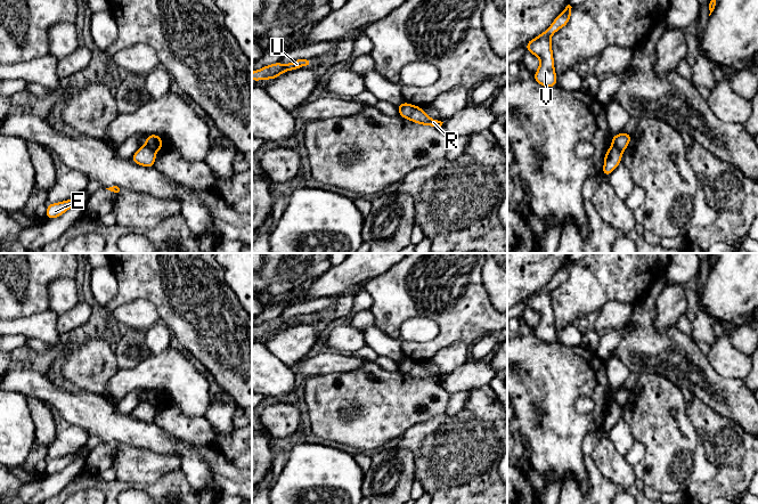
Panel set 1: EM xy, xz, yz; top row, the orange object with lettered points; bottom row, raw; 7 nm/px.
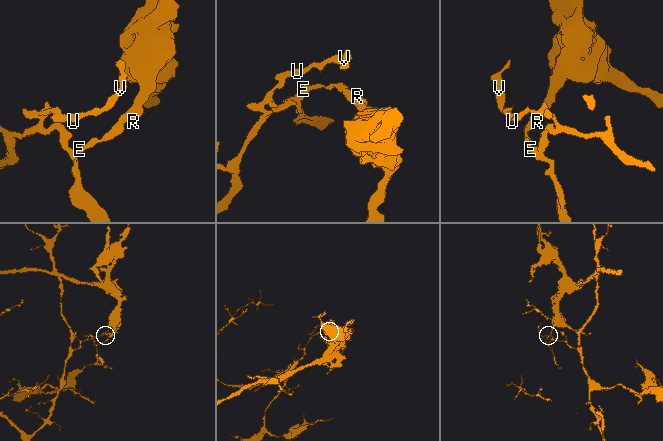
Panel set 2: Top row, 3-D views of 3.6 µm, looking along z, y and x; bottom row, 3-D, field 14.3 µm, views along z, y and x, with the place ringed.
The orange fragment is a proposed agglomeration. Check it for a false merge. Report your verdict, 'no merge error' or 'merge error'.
merge error

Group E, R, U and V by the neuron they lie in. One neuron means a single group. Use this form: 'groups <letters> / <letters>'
groups E U V / R

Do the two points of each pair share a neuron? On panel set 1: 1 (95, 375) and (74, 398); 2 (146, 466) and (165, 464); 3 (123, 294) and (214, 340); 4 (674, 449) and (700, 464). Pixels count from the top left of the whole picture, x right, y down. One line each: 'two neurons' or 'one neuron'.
1: two neurons
2: one neuron
3: one neuron
4: one neuron

